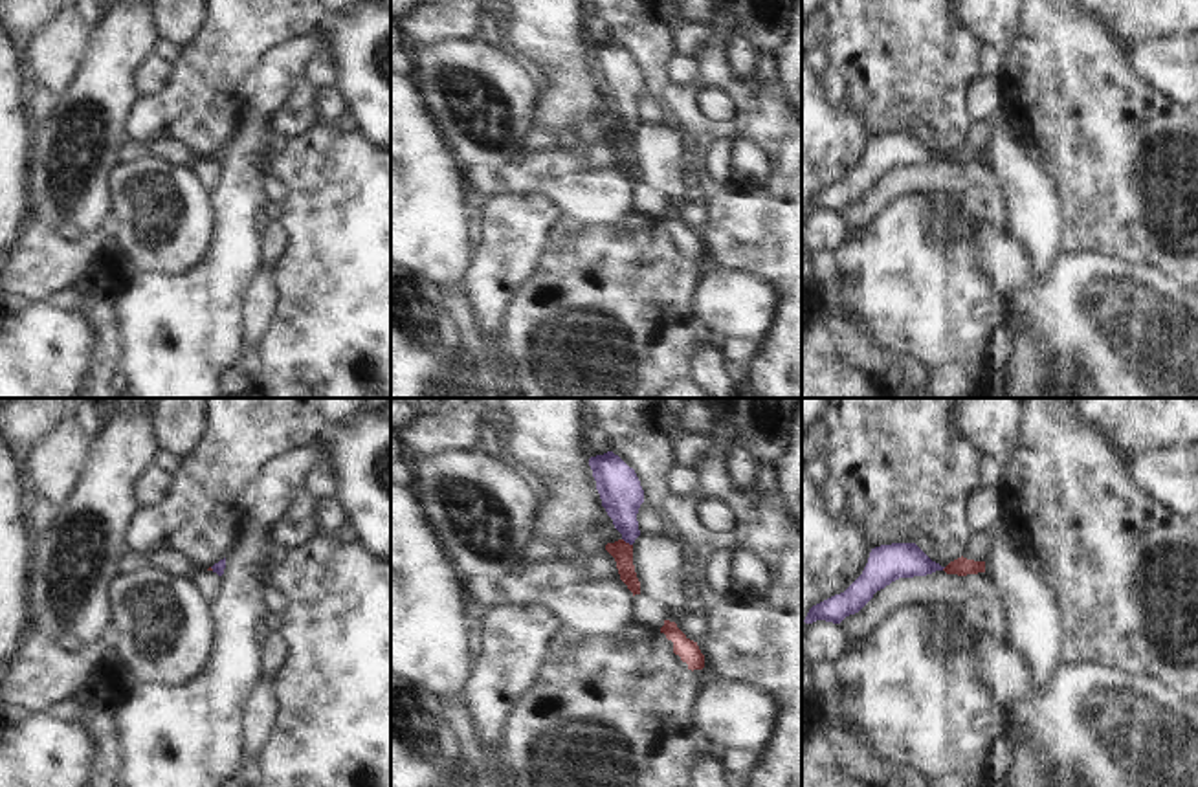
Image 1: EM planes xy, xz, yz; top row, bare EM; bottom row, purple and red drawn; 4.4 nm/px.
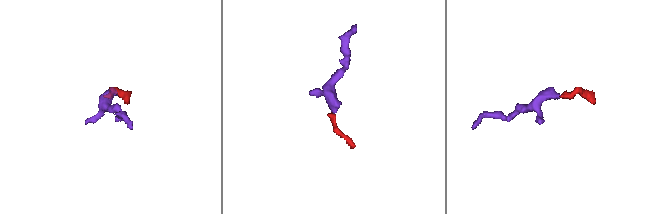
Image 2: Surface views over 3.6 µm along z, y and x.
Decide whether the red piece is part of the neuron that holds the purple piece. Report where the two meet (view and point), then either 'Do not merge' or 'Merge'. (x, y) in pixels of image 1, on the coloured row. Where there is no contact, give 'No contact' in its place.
Touches purple at xz (628, 542). Merge.

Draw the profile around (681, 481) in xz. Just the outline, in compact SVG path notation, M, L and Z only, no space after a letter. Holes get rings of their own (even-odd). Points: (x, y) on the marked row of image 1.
M673 464L666 473L670 501L690 501L695 495L697 484L699 477L693 468Z

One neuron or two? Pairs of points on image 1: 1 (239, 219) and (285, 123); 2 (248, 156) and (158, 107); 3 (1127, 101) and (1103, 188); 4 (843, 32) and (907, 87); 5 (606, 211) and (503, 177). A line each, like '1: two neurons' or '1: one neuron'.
1: two neurons
2: two neurons
3: one neuron
4: one neuron
5: one neuron

